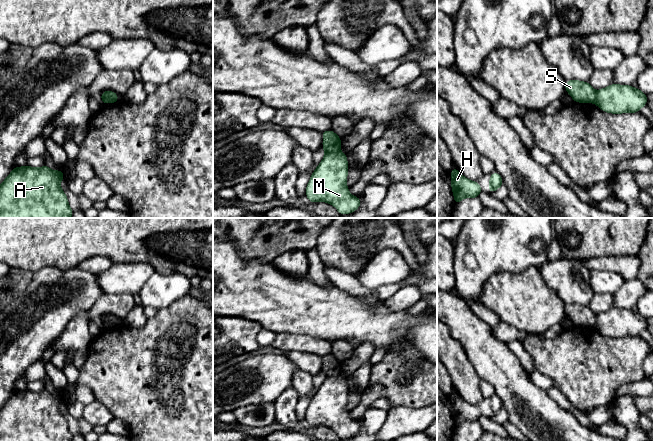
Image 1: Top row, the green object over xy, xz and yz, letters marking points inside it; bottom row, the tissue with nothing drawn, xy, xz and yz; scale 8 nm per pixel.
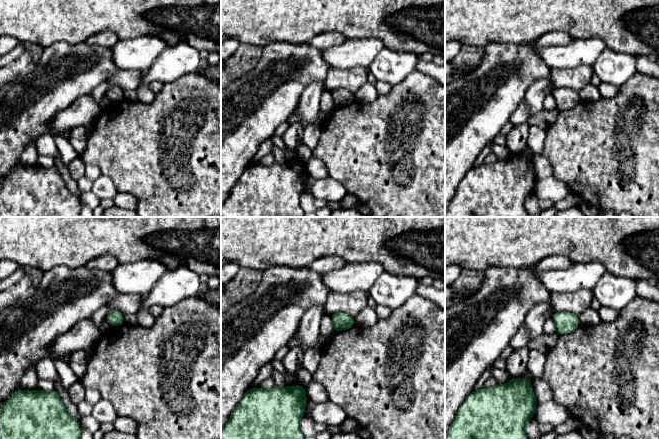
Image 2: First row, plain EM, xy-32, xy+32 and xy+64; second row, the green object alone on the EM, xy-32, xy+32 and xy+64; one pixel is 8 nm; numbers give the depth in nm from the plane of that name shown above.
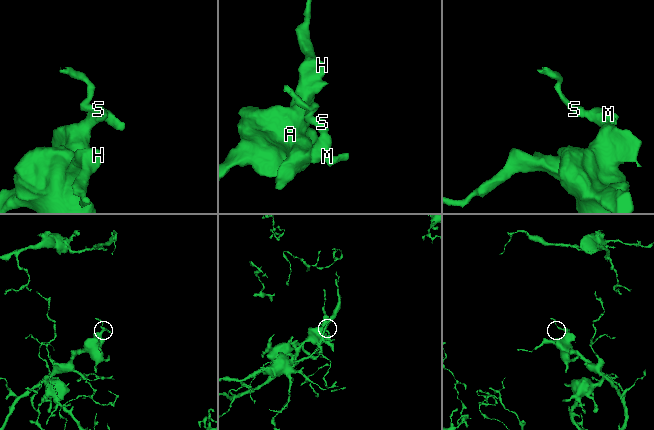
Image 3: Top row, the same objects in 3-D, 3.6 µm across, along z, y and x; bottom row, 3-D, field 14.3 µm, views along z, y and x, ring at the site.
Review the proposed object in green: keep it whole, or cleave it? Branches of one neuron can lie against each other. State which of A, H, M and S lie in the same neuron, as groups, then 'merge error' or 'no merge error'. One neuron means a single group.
groups A H M / S; merge error

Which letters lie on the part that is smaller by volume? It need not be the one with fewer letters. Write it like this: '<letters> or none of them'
S

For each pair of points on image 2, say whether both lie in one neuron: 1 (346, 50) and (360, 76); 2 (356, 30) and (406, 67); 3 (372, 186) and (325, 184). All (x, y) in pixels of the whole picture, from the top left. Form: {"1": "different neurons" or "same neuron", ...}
{"1": "different neurons", "2": "different neurons", "3": "different neurons"}

